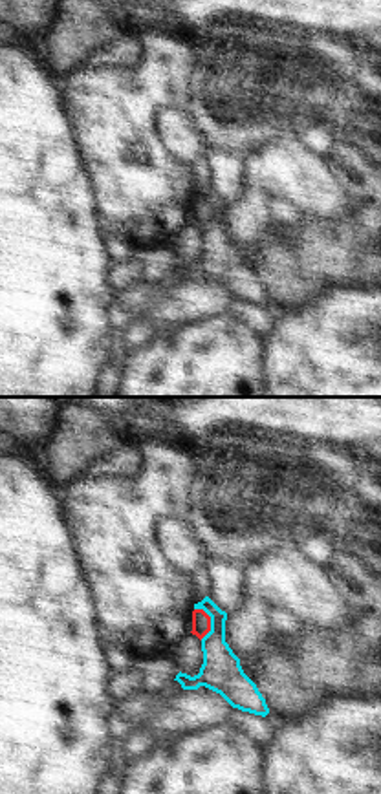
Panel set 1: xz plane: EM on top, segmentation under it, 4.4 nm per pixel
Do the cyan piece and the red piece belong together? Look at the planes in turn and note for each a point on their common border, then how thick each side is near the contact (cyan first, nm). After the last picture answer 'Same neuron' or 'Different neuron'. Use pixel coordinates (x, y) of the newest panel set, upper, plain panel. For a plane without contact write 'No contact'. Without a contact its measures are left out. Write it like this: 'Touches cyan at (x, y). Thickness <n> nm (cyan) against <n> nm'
Touches cyan at (211, 211). Thickness 180 nm (cyan) against 80 nm.

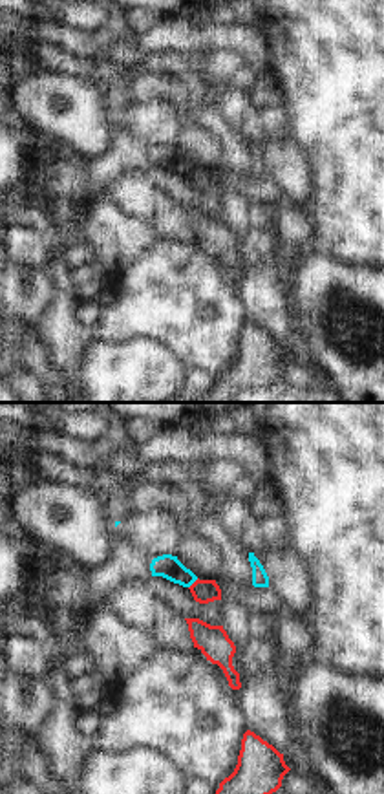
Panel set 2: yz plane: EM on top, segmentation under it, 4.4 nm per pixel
Touches cyan at (192, 172). Thickness 110 nm (cyan) against 110 nm.

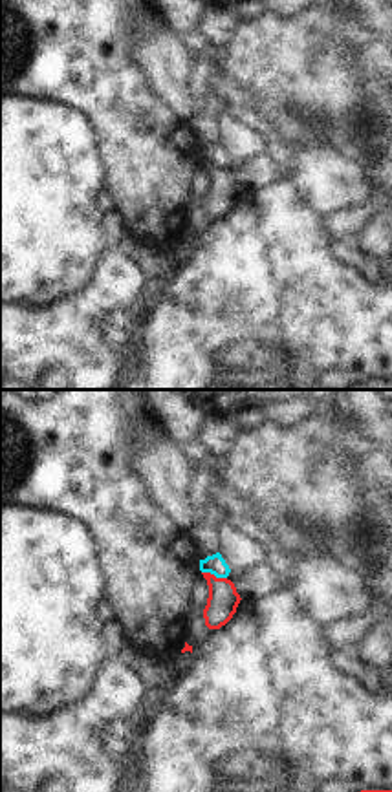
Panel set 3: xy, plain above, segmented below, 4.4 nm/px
Touches cyan at (215, 165). Thickness 90 nm (cyan) against 140 nm.

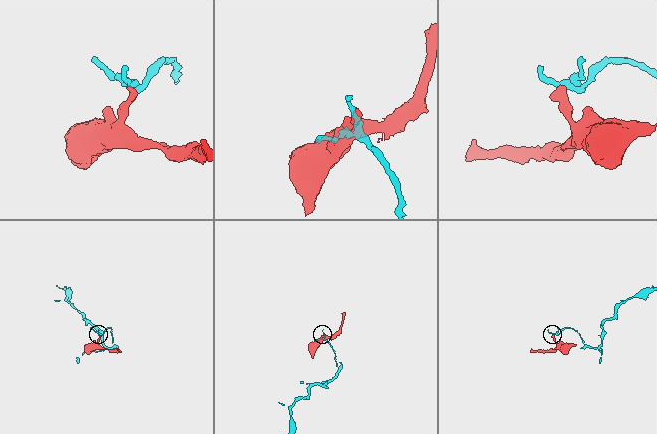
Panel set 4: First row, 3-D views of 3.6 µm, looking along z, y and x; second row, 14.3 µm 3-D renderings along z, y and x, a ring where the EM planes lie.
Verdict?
Different neuron.

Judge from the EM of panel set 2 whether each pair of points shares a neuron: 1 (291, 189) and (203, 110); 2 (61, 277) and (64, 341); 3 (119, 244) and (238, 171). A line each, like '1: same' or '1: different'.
1: different
2: same
3: different

